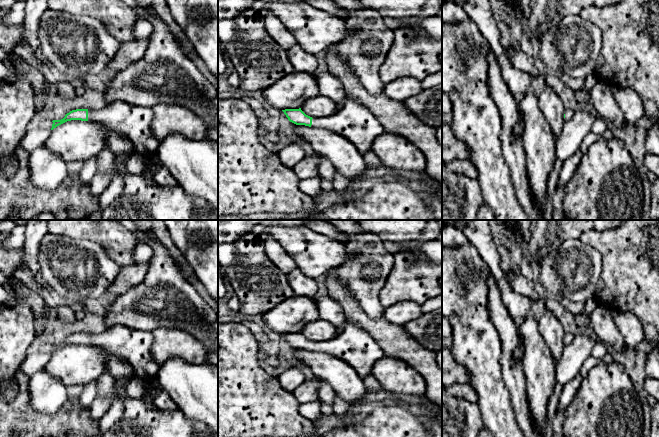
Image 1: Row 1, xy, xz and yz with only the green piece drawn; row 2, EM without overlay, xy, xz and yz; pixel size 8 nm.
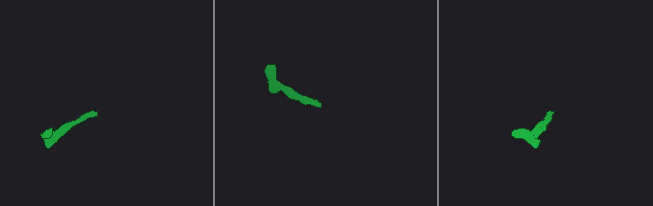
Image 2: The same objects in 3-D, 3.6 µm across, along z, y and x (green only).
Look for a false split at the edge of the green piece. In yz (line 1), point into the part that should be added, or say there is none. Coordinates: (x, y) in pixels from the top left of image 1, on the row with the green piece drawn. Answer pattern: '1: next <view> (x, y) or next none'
1: next yz (568, 113)

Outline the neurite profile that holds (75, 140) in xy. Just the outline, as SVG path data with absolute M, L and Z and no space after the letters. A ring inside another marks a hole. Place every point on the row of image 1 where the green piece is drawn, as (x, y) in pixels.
M71 120L51 130L43 147L68 163L98 156L105 144L104 130L97 122Z

